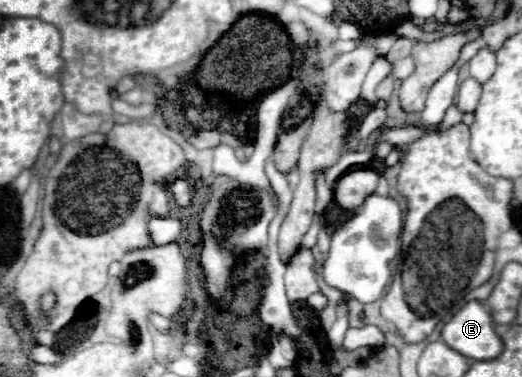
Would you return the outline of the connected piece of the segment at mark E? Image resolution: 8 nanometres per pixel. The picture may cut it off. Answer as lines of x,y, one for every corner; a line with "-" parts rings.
468,301
442,327
442,341
474,361
490,361
502,353
502,341
494,333
490,311
480,301

